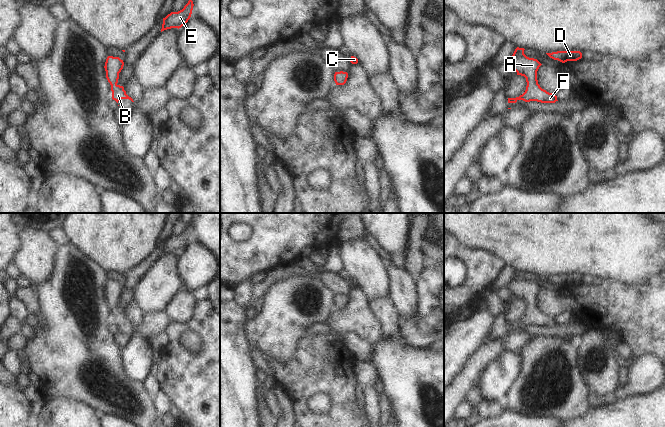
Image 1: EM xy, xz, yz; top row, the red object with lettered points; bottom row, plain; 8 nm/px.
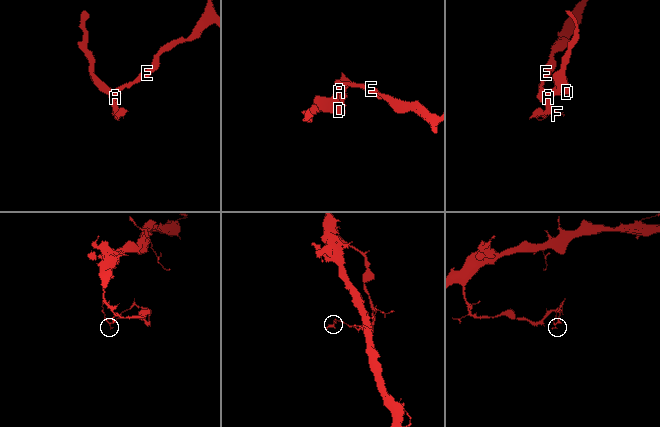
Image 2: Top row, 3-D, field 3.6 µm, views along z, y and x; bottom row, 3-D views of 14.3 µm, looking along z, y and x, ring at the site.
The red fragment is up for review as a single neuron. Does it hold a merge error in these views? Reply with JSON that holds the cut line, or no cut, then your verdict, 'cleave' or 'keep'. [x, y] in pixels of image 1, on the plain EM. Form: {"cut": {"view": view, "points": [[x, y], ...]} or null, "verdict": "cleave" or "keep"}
{"cut": null, "verdict": "keep"}

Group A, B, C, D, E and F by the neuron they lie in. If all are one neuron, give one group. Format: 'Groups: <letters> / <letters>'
Groups: A B C D E F

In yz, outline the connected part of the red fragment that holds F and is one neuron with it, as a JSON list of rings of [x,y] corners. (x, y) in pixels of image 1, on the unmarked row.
[[[517,271],[508,287],[517,299],[526,302],[526,314],[519,321],[508,322],[508,327],[516,327],[518,324],[555,327],[558,325],[557,320],[542,313],[538,308],[537,295],[542,288],[537,283],[527,281],[524,274],[524,272]]]

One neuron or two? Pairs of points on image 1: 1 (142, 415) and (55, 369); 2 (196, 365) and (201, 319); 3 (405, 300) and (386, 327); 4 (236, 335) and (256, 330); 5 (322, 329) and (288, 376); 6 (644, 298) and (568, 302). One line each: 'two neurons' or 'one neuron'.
1: one neuron
2: one neuron
3: two neurons
4: two neurons
5: two neurons
6: one neuron

